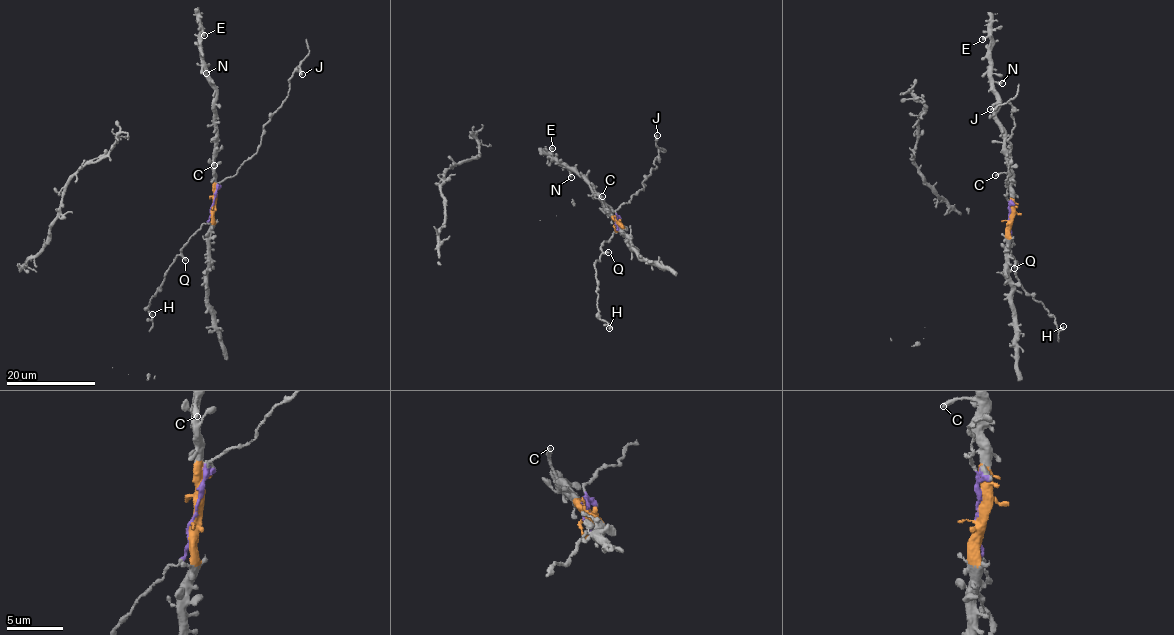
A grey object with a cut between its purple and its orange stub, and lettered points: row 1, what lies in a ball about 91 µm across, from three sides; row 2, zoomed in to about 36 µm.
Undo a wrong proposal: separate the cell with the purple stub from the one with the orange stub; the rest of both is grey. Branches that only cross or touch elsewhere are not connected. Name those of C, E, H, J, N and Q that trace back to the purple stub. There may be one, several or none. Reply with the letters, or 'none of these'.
H, J, Q

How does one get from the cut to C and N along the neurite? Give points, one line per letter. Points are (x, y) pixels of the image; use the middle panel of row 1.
C: (617, 222), (605, 208), (602, 196)
N: (617, 222), (581, 173), (571, 169), (571, 178)

